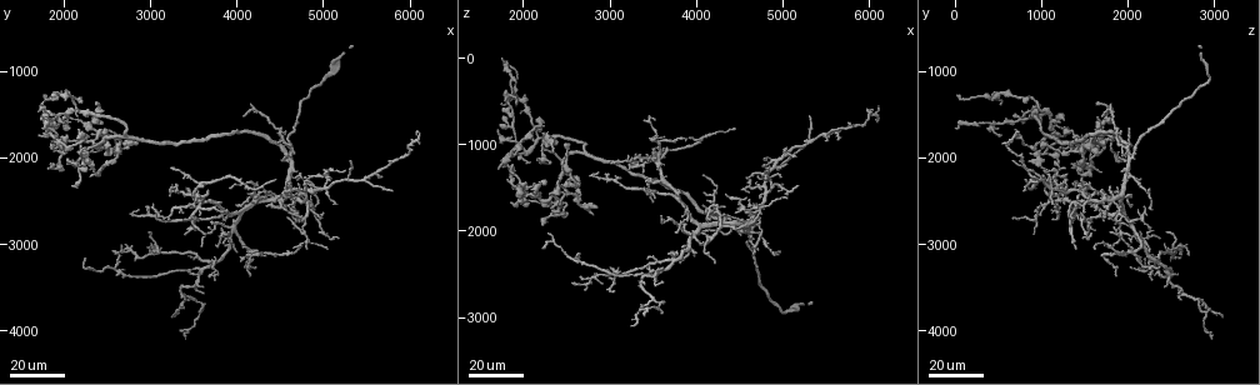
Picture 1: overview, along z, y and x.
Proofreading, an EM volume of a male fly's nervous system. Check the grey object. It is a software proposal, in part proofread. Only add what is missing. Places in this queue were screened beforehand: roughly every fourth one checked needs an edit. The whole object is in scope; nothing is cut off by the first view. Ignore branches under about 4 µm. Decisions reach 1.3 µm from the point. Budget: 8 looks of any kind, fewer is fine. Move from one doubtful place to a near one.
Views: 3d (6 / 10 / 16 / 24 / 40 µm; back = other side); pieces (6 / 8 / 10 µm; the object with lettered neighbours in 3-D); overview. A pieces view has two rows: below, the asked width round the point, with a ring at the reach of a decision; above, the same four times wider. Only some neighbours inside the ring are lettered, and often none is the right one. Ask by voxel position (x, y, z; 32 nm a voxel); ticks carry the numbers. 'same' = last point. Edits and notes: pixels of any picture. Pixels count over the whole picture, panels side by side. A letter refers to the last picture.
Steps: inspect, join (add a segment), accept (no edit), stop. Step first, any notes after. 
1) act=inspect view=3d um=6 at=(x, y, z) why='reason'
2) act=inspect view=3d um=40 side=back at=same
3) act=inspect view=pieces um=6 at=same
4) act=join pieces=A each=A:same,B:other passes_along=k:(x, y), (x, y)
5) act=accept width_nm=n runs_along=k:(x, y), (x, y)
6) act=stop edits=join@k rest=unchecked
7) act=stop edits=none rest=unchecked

act=inspect view=3d um=24 at=(1750, 1400, 550) why='an open end'

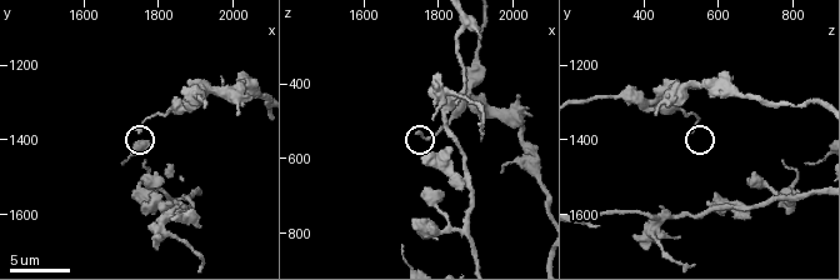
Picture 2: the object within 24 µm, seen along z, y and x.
act=inspect view=pieces um=10 at=(1750, 1370, 530) why='what lies round it'

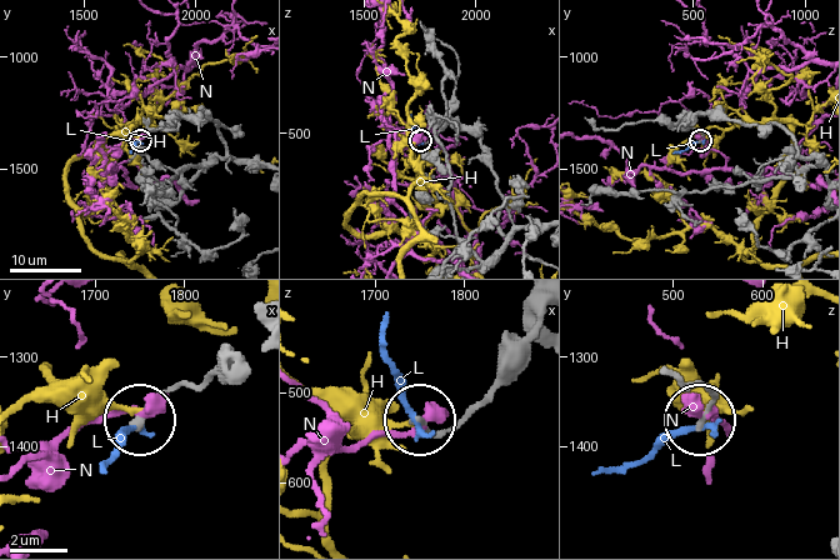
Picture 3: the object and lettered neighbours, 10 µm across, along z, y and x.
act=accept each=H:other,L:other,N:other runs_along=3:(243, 360), (174, 384), (140, 415) found='no lettered segment goes on from it'

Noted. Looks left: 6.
act=inspect view=3d um=24 at=(3700, 2400, 1050) why='thin end'

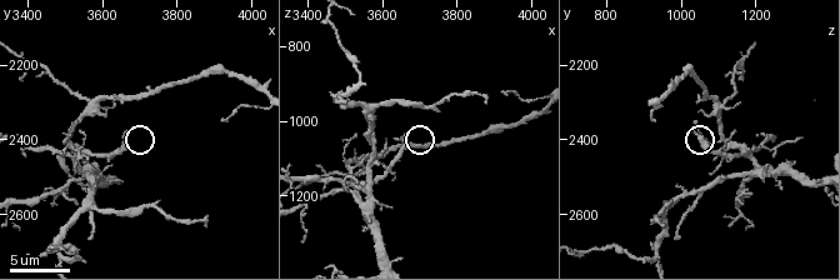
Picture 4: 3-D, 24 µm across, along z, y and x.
act=inspect view=pieces um=10 at=(3660, 2380, 1040) why='what lies round it'

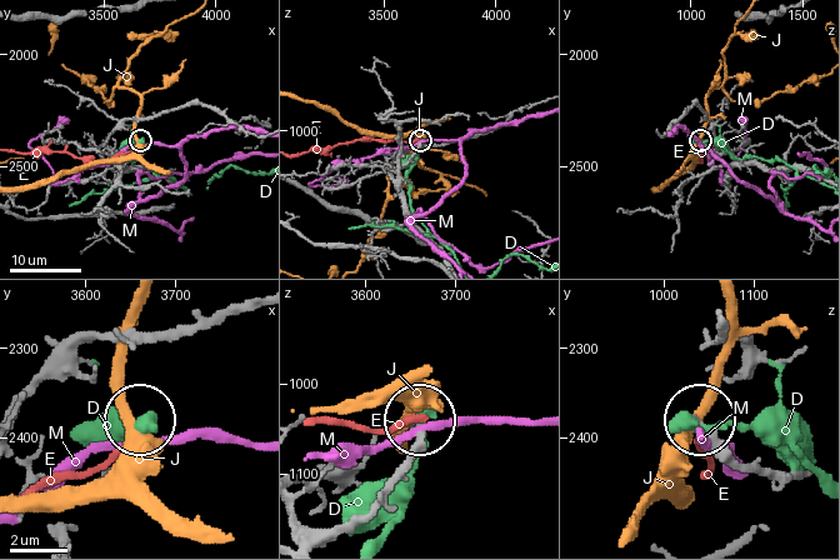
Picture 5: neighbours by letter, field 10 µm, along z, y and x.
act=accept each=D:other,E:other,J:other,M:other runs_along=5:(804, 474), (754, 471), (699, 419) found='none of them fits'

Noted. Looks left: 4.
act=inspect view=3d um=40 at=(5350, 700, 2850) why='end of a long branch'

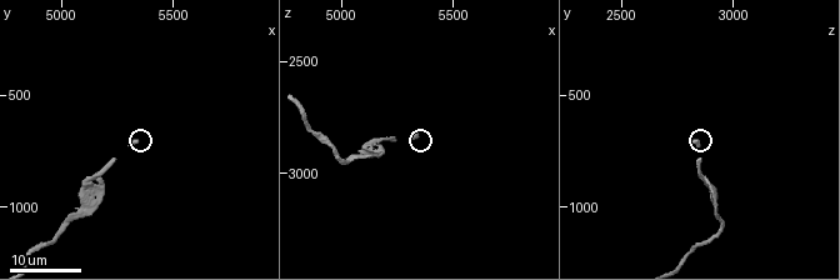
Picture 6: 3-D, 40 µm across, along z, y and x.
act=inspect view=pieces um=10 at=(5350, 700, 2820) why='see the neighbours'

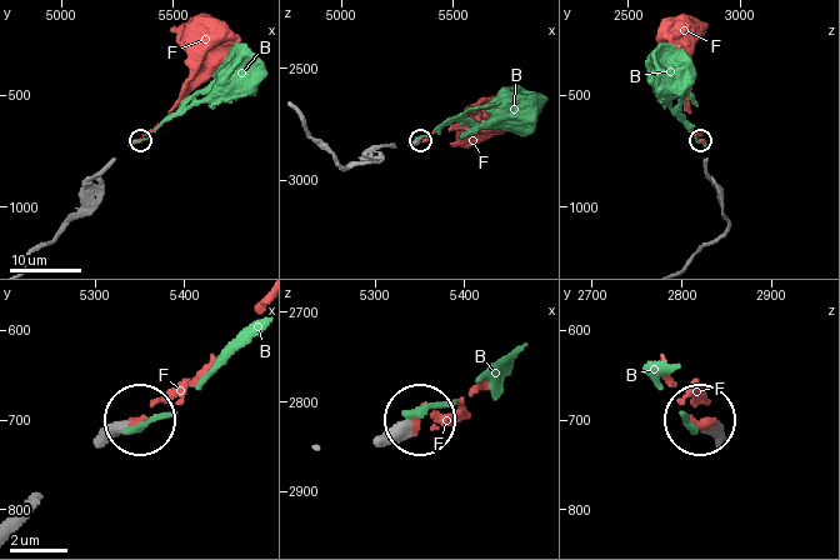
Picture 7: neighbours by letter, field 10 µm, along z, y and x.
act=join pieces=F each=B:other,F:same found='it goes on there'

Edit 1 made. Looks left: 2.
act=inspect view=3d um=24 at=(2550, 3050, 2550) why='thin end'

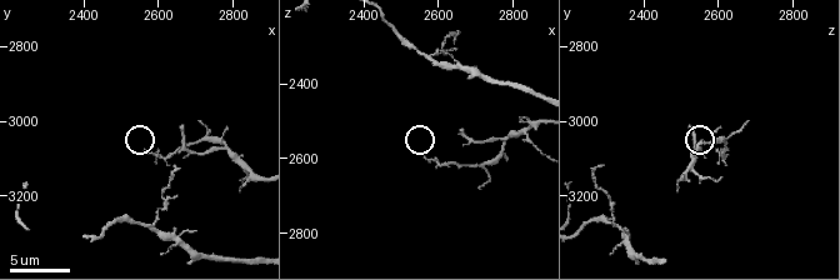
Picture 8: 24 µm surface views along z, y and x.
act=inspect view=pieces um=8 at=(2560, 3080, 2600) why='what lies round it'

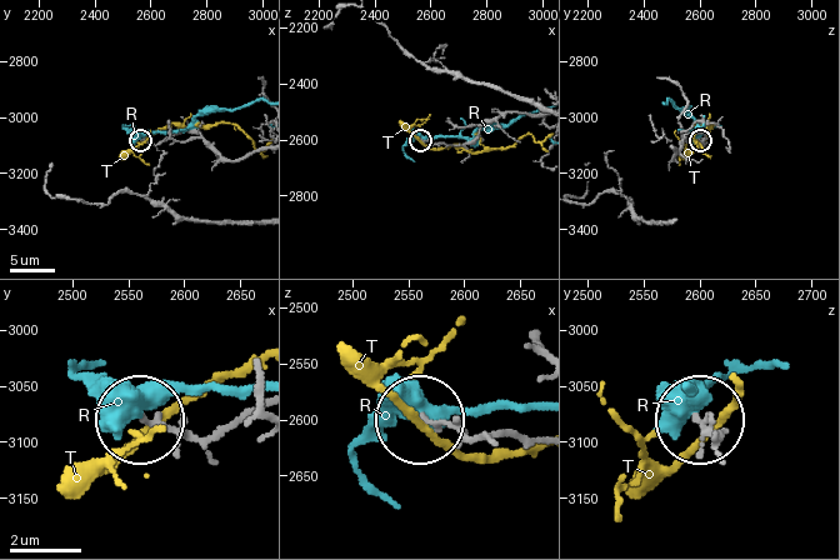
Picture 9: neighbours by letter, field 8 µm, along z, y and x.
act=accept each=R:other,T:other runs_along=9:(251, 408), (198, 438), (146, 423) found='none of them fits'

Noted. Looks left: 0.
act=stop edits=join@7 rest=unchecked

